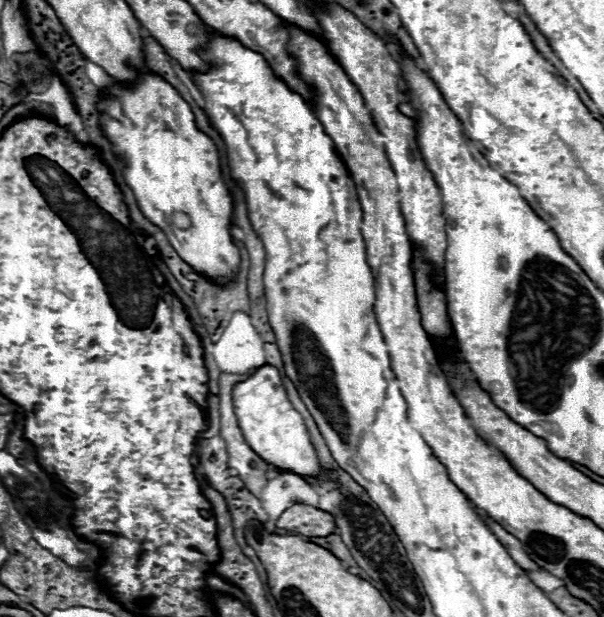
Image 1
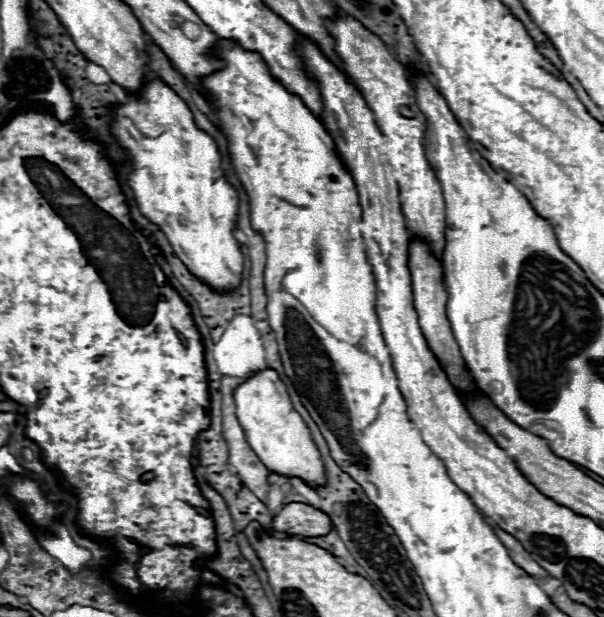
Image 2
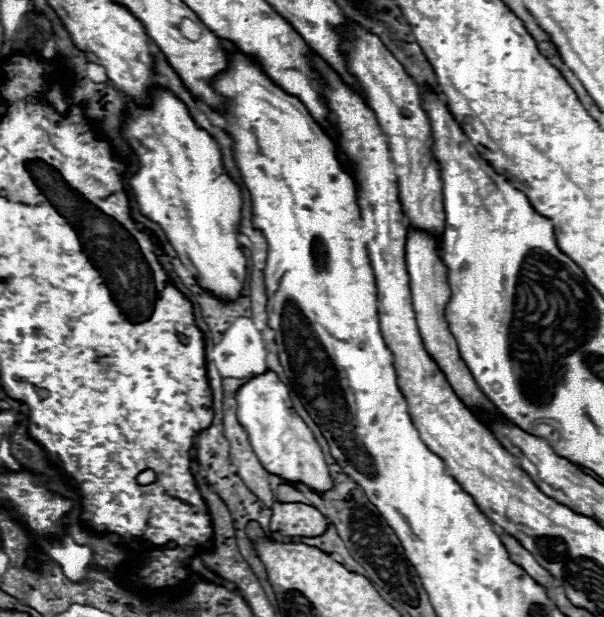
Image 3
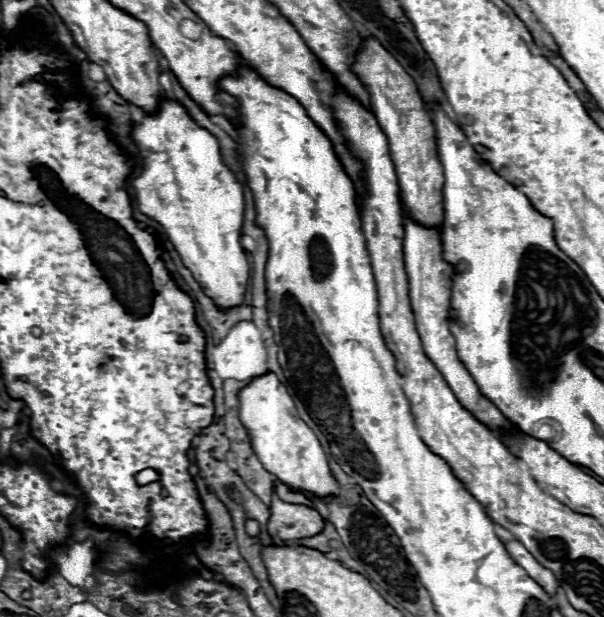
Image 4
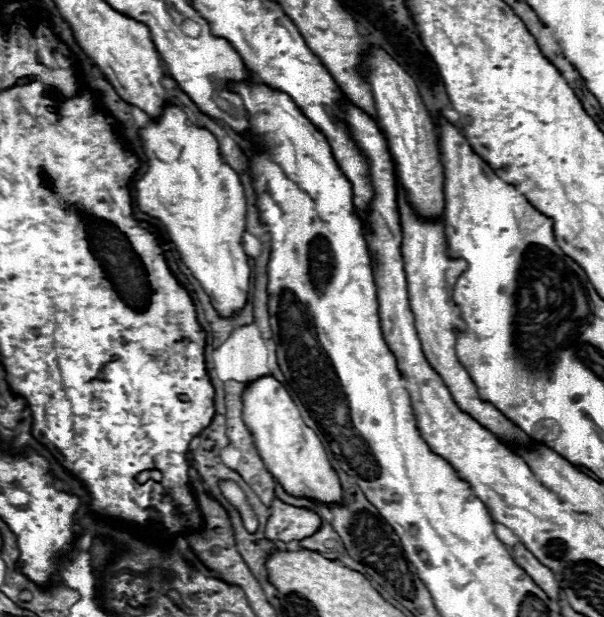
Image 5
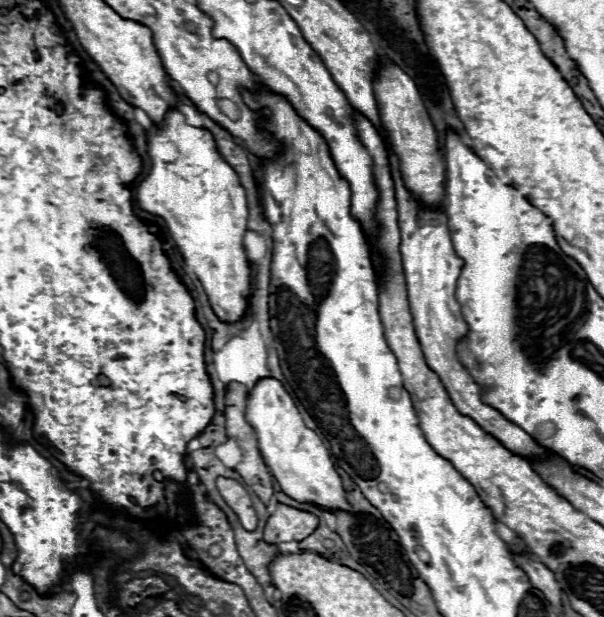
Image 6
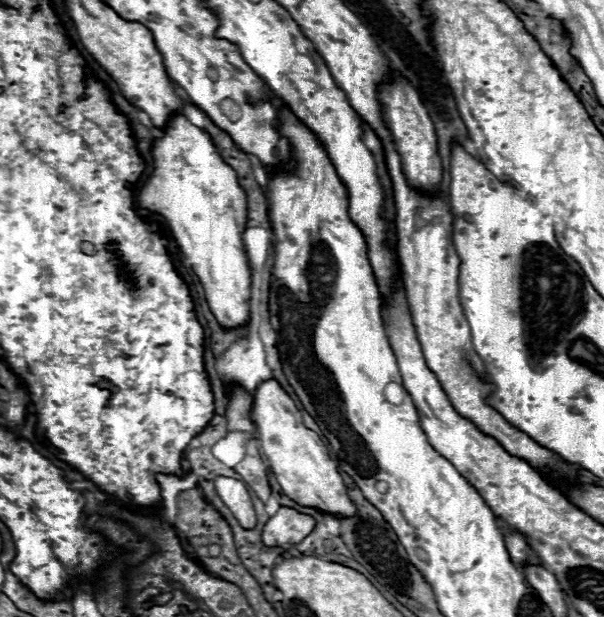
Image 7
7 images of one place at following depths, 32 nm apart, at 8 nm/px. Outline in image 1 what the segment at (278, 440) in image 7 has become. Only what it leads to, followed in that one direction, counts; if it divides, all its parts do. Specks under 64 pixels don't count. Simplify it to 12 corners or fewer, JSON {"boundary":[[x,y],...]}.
{"boundary":[[274,366],[232,388],[246,442],[270,468],[320,476]]}

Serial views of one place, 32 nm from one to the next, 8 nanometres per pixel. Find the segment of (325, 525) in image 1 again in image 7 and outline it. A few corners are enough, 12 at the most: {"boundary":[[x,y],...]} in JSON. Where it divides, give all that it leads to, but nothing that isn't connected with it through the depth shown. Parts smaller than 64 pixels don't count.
{"boundary":[[280,506],[262,530],[268,548],[296,544],[316,522]]}

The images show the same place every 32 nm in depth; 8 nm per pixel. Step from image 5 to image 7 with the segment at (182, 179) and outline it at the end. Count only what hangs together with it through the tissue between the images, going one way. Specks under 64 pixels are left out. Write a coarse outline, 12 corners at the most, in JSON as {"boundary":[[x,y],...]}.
{"boundary":[[182,114],[140,204],[162,214],[222,328],[252,318],[246,192]]}

